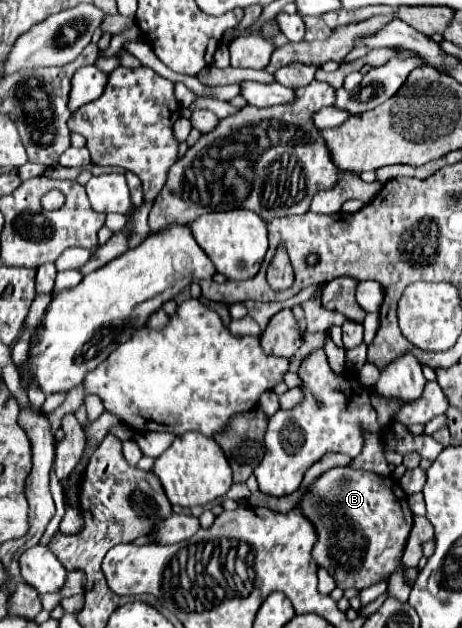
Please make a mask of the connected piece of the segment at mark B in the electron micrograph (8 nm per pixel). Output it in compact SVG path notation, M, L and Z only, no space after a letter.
M334 467L324 475L320 475L312 483L310 491L304 495L304 515L316 525L318 531L318 541L314 545L312 557L320 567L332 571L332 575L338 581L337 586L341 589L354 587L362 590L370 587L374 583L388 579L398 567L402 567L406 583L414 585L414 577L418 577L418 569L416 567L408 569L402 563L402 555L414 525L414 515L408 507L406 493L392 477L380 477L374 475L372 471L356 471L352 467Z

